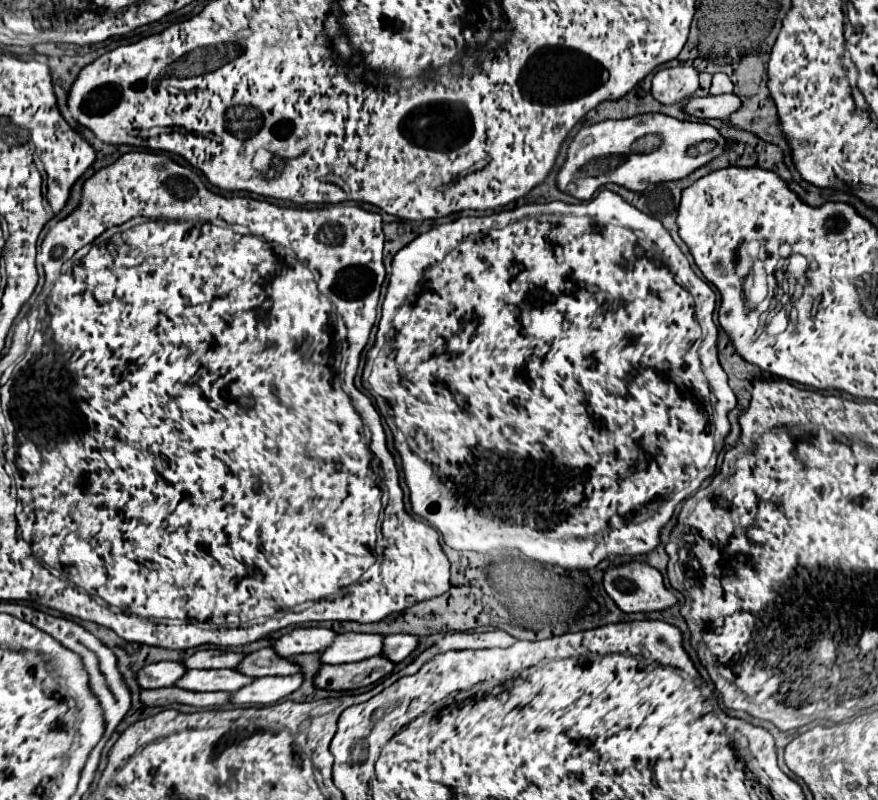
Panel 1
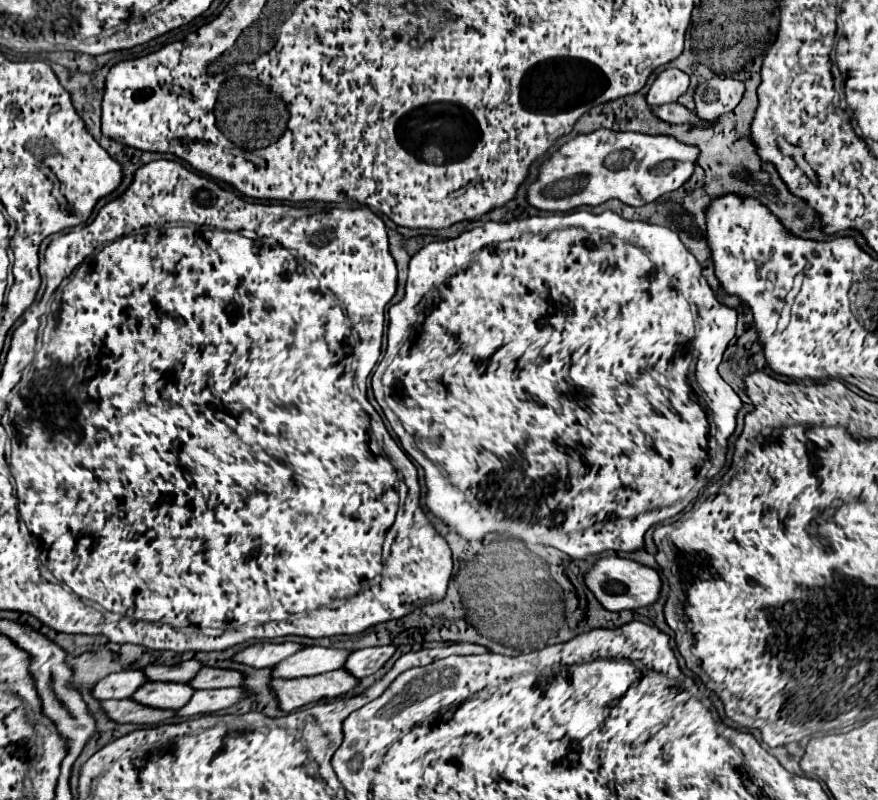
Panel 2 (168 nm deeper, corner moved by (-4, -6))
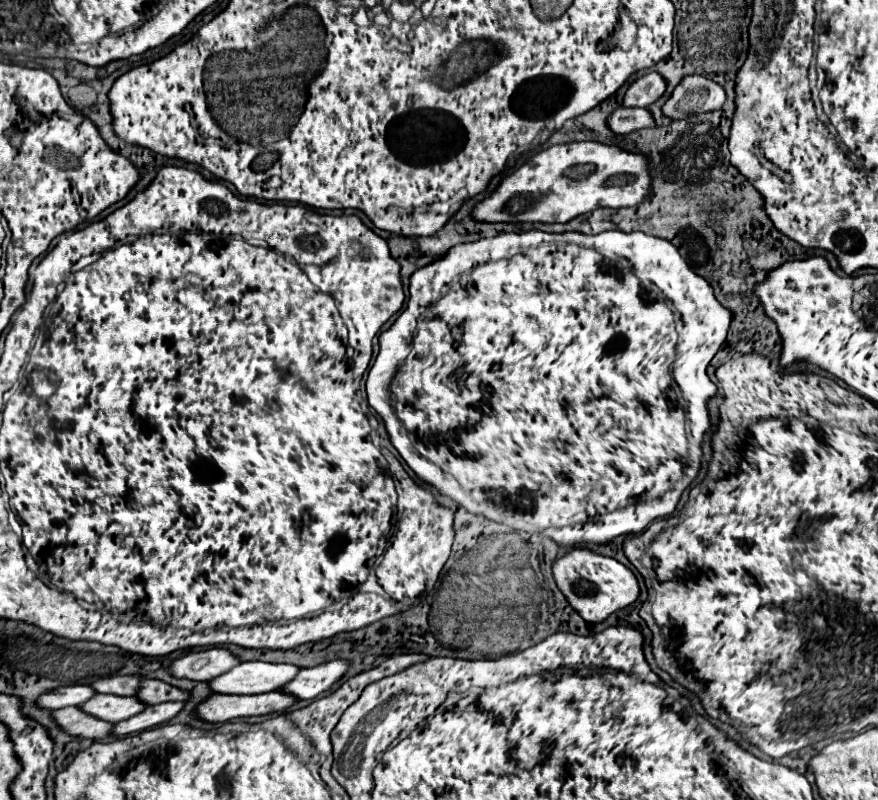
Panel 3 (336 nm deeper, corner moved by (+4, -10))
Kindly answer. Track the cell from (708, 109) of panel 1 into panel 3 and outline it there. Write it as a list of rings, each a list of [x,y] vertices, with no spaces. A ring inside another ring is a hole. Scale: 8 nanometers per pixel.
[[[616,108],[612,112],[612,116],[608,118],[610,128],[616,134],[630,134],[634,130],[642,130],[642,128],[654,128],[654,116],[648,108]]]

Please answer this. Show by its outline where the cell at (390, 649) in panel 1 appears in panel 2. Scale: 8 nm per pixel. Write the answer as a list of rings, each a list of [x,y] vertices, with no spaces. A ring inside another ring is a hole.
[[[374,646],[374,648],[354,650],[352,656],[348,656],[348,660],[344,662],[344,670],[352,672],[352,676],[360,680],[380,670],[394,656],[394,652],[396,652],[394,646]]]

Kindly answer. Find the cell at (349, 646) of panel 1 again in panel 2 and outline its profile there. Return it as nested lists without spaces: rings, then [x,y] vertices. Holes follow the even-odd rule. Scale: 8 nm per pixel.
[[[320,646],[302,648],[300,652],[288,656],[288,660],[272,666],[270,676],[272,678],[302,678],[302,676],[332,672],[336,668],[342,668],[348,654],[350,652],[346,650],[320,648]]]

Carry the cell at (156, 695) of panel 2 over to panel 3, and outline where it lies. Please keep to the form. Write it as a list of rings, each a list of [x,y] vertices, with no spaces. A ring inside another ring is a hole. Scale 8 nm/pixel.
[[[96,694],[88,704],[80,706],[88,714],[108,720],[108,722],[122,722],[128,720],[130,716],[136,716],[148,708],[142,700],[136,696],[116,696],[116,694]]]

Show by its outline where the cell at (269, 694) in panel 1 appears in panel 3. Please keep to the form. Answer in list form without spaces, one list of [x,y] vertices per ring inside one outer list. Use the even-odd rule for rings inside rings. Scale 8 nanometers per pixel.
[[[162,702],[156,706],[148,706],[142,714],[136,714],[124,722],[118,722],[114,726],[114,736],[128,736],[134,732],[142,732],[142,730],[150,730],[156,728],[160,724],[170,722],[182,708],[186,706],[186,702]]]

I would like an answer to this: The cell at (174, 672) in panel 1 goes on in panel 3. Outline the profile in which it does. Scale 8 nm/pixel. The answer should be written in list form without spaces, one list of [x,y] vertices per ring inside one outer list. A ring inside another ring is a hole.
[[[70,684],[40,696],[38,704],[48,710],[58,710],[66,706],[80,706],[88,702],[92,696],[96,696],[96,690],[90,684]]]

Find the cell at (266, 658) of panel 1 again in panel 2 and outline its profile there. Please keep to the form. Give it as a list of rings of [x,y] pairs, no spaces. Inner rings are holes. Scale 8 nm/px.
[[[204,666],[188,684],[192,688],[228,688],[228,686],[240,686],[244,680],[244,674],[236,670],[218,670],[218,668],[208,668]]]

